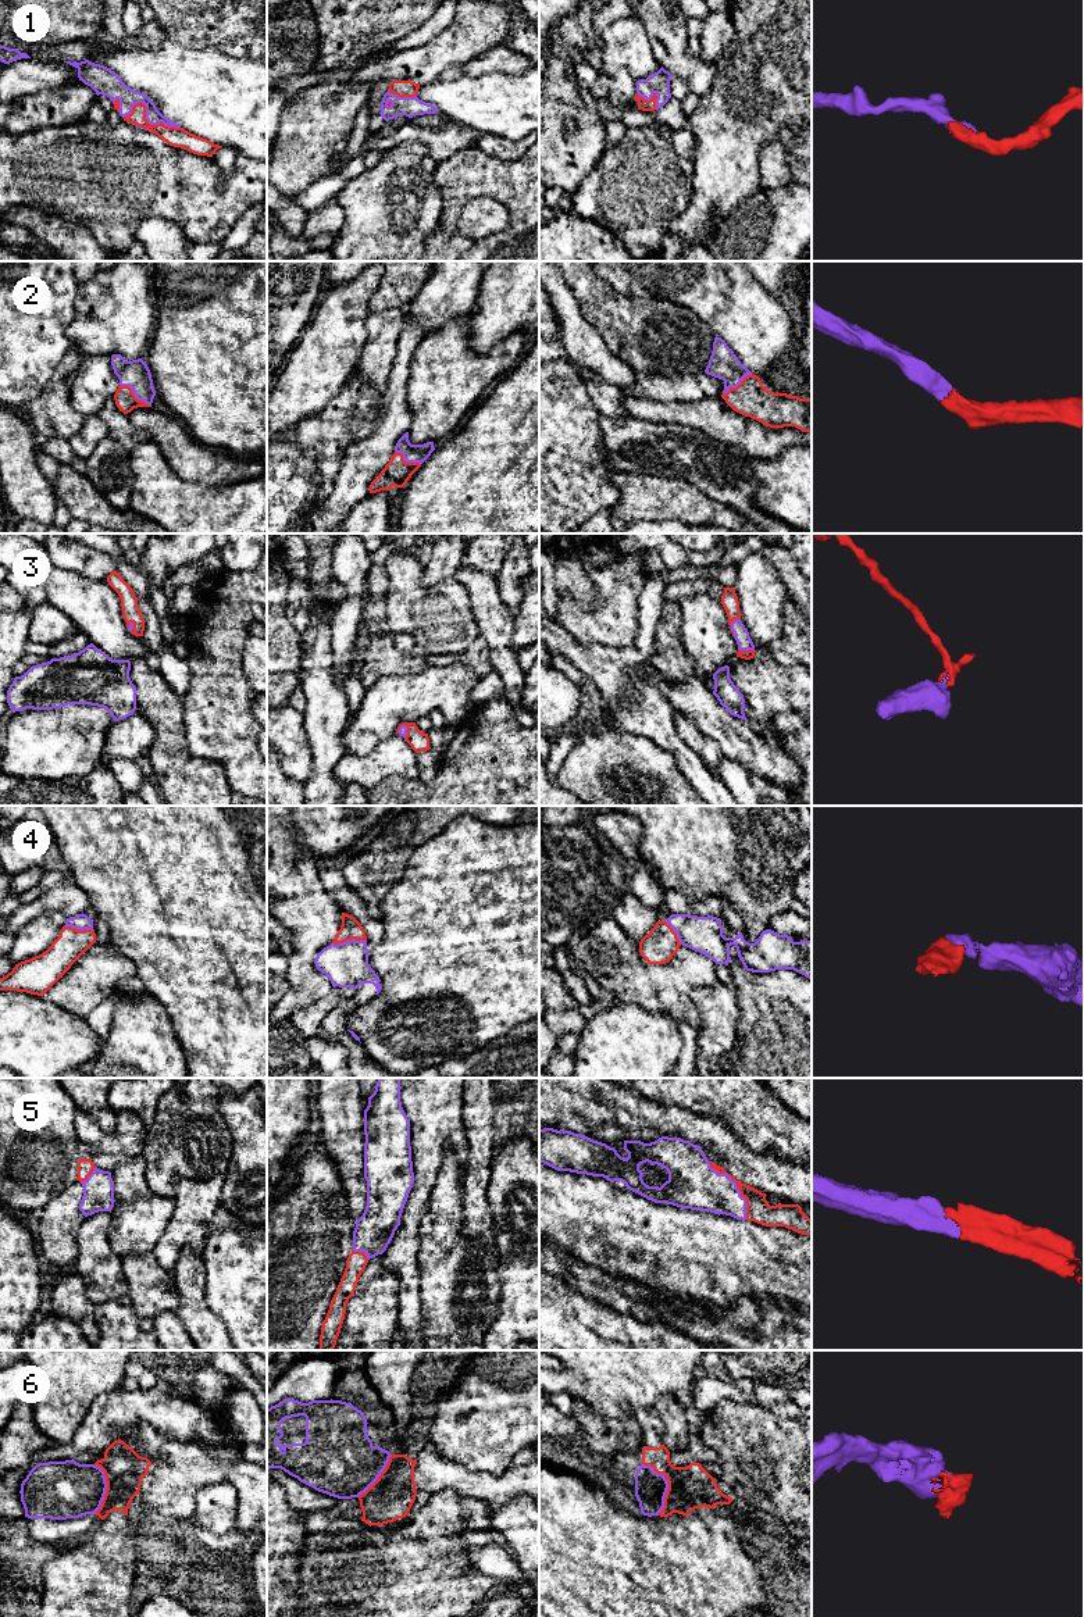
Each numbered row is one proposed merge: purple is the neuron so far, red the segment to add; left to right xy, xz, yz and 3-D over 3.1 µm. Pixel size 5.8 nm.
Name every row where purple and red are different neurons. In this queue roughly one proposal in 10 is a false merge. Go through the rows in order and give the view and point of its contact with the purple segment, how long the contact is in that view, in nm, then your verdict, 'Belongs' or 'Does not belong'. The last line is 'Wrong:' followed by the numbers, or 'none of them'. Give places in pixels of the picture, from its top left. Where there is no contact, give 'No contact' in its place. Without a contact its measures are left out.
1: Touches purple at xy (146, 117). Shared border 340 nm. Belongs
2: Touches purple at xy (134, 393). Shared border 220 nm. Belongs
3: Touches purple at yz (731, 625). Shared border 110 nm. Belongs
4: Touches purple at xz (349, 941). Shared border 200 nm. Belongs
5: Touches purple at yz (737, 1187). Shared border 400 nm. Belongs
6: Touches purple at yz (667, 1484). Shared border 320 nm. Belongs
Wrong: none of them

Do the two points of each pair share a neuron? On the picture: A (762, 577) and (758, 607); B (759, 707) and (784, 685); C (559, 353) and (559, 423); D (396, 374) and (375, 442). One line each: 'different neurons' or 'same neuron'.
A: same neuron
B: same neuron
C: different neurons
D: same neuron

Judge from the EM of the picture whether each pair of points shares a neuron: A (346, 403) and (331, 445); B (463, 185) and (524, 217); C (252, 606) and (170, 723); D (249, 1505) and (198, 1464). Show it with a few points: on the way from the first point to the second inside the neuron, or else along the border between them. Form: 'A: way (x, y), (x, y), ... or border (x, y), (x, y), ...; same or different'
A: way (346, 413), (331, 431), (331, 435); same
B: way (480, 185), (496, 185), (512, 200); same
C: border (181, 698), (186, 736); different
D: way (246, 1489), (228, 1471), (213, 1471); same

